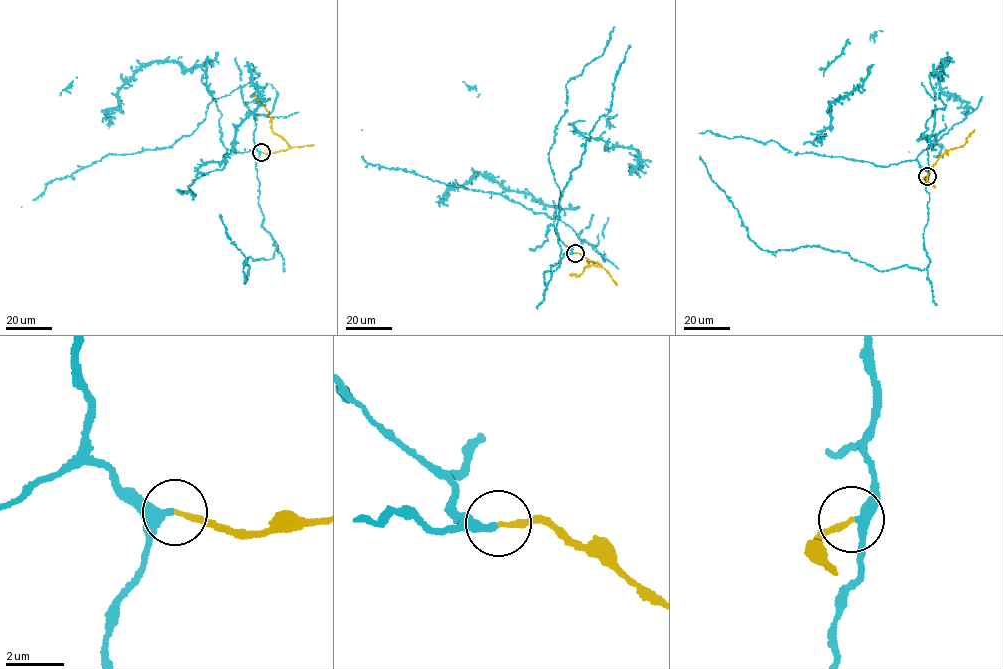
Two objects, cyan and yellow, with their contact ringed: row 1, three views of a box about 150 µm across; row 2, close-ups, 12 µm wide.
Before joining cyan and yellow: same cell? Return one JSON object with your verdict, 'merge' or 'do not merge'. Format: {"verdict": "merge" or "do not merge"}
{"verdict": "merge"}

